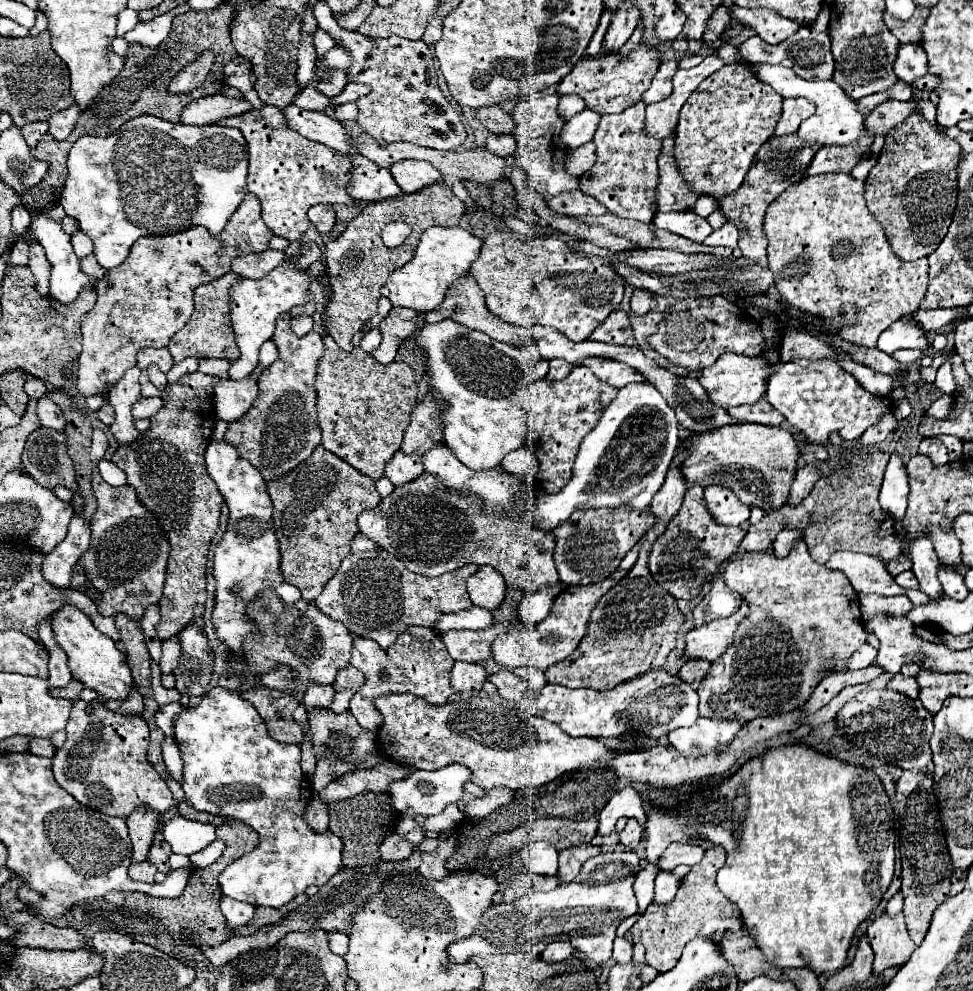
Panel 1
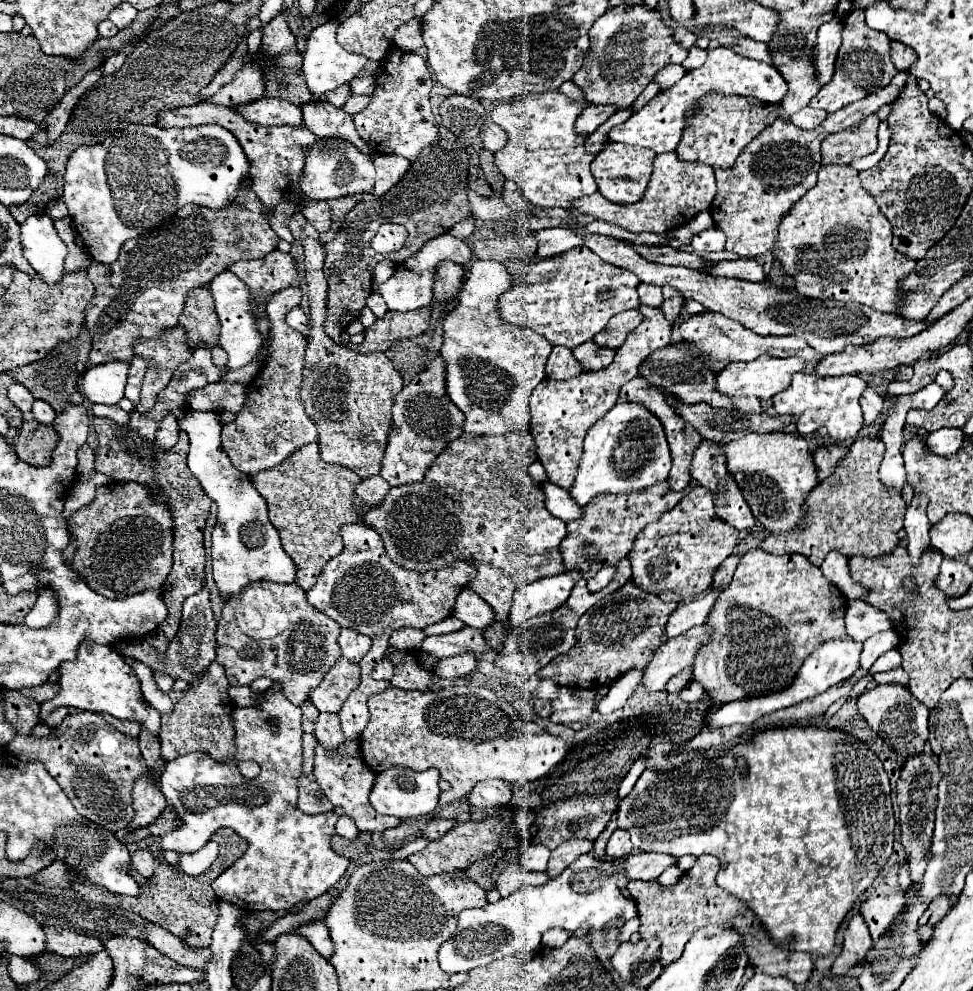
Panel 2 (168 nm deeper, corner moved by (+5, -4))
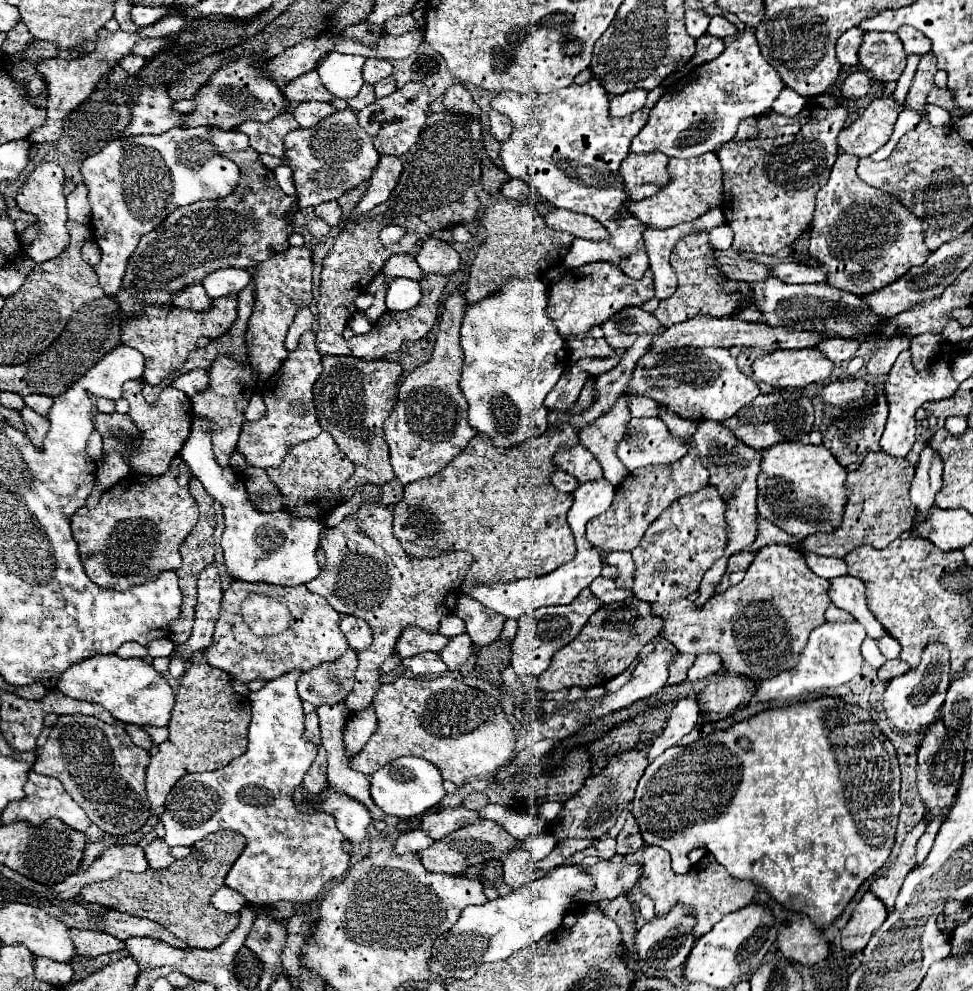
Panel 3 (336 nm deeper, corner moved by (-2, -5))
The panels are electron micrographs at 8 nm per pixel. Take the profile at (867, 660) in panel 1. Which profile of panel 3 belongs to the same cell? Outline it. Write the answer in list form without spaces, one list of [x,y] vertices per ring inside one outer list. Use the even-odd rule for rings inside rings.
[[[825,622],[823,626],[815,628],[809,636],[807,646],[801,652],[799,664],[793,670],[779,672],[779,676],[773,676],[771,680],[765,680],[759,684],[755,702],[777,702],[781,706],[787,706],[789,702],[805,700],[809,694],[819,694],[827,688],[837,688],[849,680],[853,680],[863,666],[861,658],[861,642],[865,640],[865,628],[859,622]]]

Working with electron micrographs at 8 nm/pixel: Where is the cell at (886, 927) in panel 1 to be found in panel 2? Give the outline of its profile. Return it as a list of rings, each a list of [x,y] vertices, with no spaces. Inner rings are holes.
[[[894,863],[882,883],[878,883],[870,891],[868,899],[860,905],[860,913],[870,927],[872,941],[878,941],[880,935],[890,927],[892,919],[904,909],[906,897],[902,887],[898,885],[898,867],[900,865]]]

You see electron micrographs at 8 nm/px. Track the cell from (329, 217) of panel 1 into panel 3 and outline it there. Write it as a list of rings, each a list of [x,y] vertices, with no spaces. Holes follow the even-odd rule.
[[[325,202],[325,204],[319,204],[315,206],[315,214],[325,220],[331,228],[339,226],[341,224],[341,208],[337,202]]]

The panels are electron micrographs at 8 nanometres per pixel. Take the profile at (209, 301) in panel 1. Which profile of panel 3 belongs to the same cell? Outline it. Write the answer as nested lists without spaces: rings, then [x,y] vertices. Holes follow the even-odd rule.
[[[195,284],[195,286],[181,290],[181,294],[177,294],[173,298],[173,304],[179,308],[185,308],[185,310],[207,312],[213,304],[213,298],[209,298],[209,294],[205,292],[205,288],[201,284]]]

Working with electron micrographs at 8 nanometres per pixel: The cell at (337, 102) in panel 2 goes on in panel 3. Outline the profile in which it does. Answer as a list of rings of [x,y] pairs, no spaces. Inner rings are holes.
[[[363,84],[363,88],[359,90],[359,94],[347,100],[347,104],[353,110],[361,110],[361,108],[365,108],[371,102],[375,102],[375,94],[373,94],[373,86],[369,86],[369,84]]]

